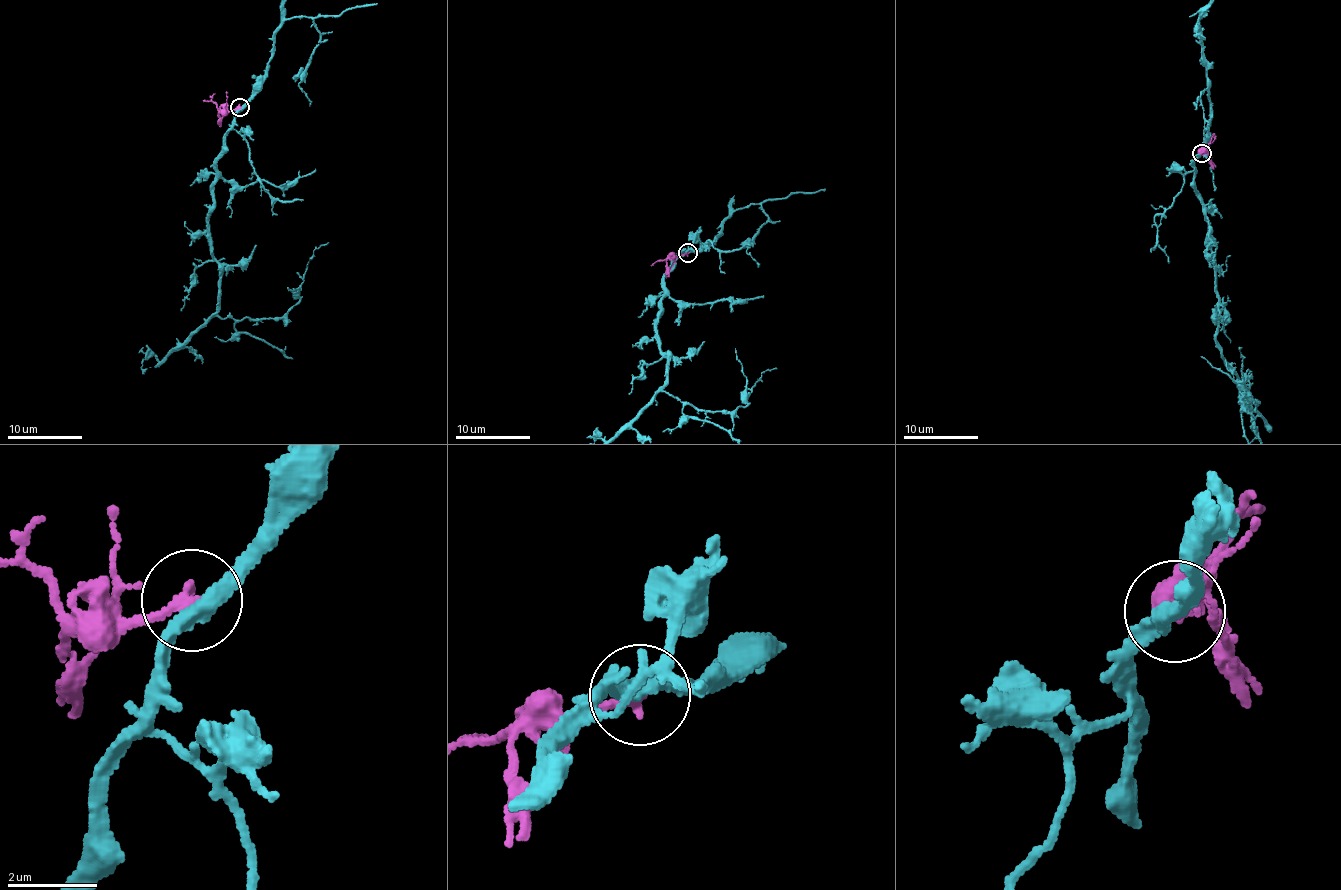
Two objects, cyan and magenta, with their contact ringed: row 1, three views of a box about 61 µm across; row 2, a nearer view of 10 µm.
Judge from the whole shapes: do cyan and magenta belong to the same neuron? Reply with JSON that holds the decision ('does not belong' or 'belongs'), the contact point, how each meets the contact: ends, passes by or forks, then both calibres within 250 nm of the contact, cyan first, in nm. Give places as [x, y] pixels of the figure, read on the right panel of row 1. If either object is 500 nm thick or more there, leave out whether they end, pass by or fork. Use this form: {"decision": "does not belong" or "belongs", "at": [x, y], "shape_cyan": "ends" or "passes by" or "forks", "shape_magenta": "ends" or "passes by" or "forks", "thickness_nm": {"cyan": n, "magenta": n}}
{"decision": "belongs", "at": [1201, 153], "shape_cyan": "passes by", "shape_magenta": "ends", "thickness_nm": {"cyan": 320, "magenta": 200}}

